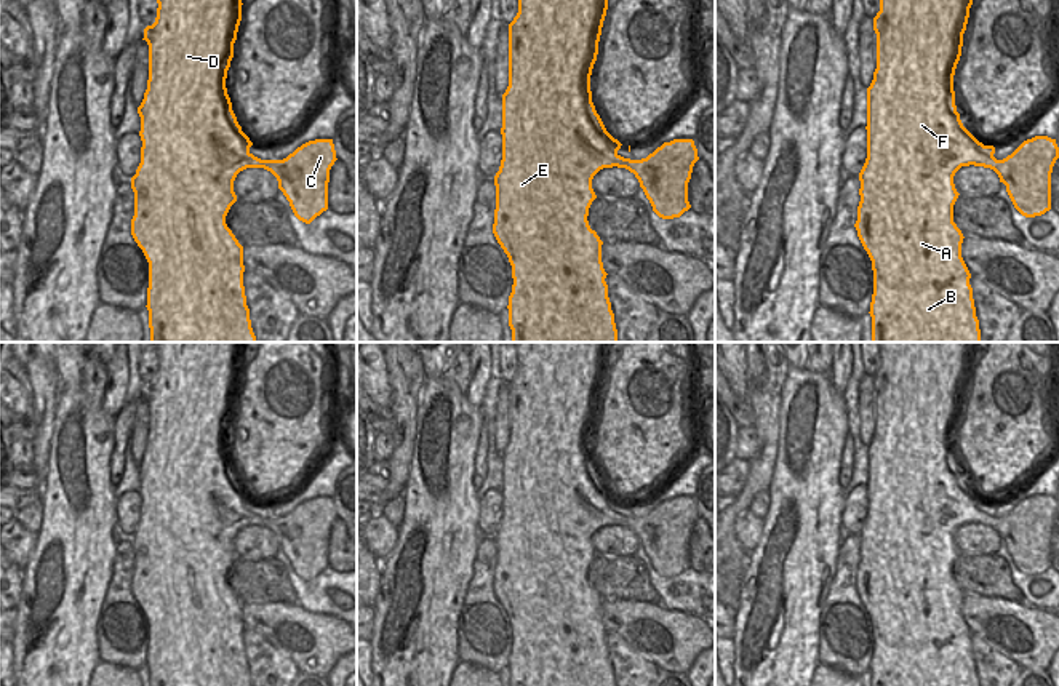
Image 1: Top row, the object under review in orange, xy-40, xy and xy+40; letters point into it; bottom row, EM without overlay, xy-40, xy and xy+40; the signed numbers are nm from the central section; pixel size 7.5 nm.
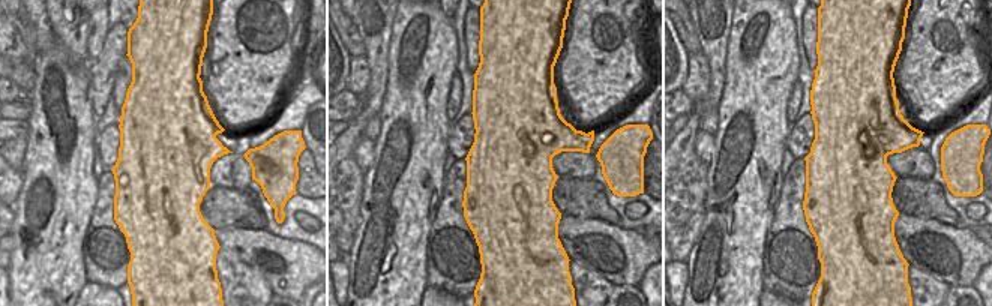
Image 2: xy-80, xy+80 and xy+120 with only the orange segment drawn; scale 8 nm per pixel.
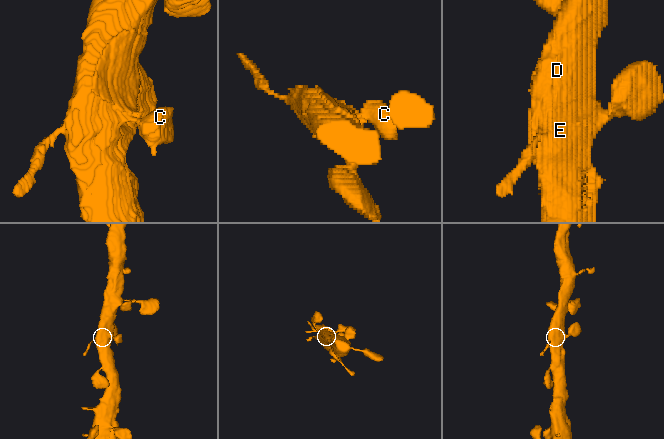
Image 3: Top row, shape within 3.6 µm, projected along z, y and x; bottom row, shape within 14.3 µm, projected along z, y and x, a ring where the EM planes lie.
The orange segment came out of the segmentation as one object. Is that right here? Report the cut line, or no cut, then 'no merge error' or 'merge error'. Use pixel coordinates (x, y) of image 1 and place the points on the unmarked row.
cut none; no merge error

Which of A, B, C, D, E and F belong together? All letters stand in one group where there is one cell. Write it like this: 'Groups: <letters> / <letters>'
Groups: A B C D E F.

